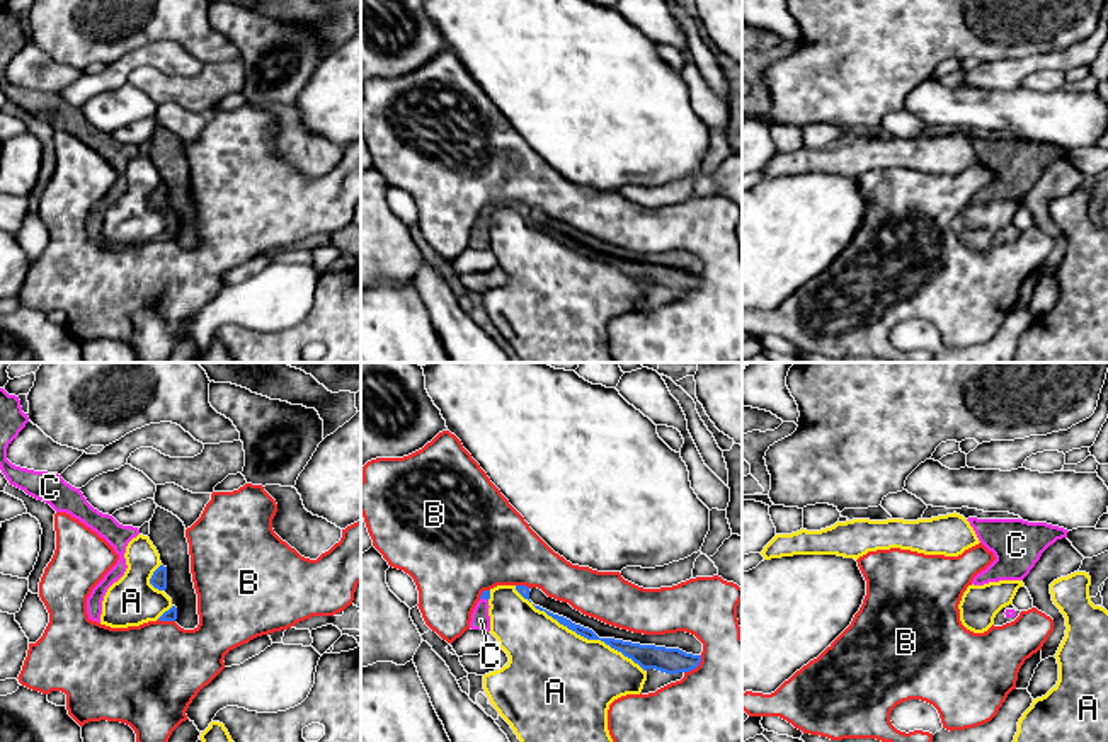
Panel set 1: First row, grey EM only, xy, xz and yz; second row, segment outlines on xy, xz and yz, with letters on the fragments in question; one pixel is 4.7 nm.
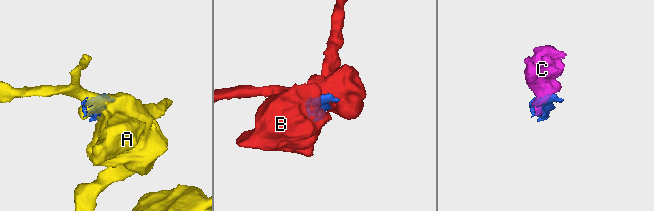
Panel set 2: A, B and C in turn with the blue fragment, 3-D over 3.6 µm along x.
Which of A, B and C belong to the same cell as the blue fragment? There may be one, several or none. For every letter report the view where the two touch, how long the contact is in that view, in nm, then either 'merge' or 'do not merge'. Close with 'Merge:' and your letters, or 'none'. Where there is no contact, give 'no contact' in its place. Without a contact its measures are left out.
A: contact in xz; length 750 nm; do not merge
B: contact in xz; length 120 nm; do not merge
C: contact in xz; length 40 nm; merge
Merge: C

